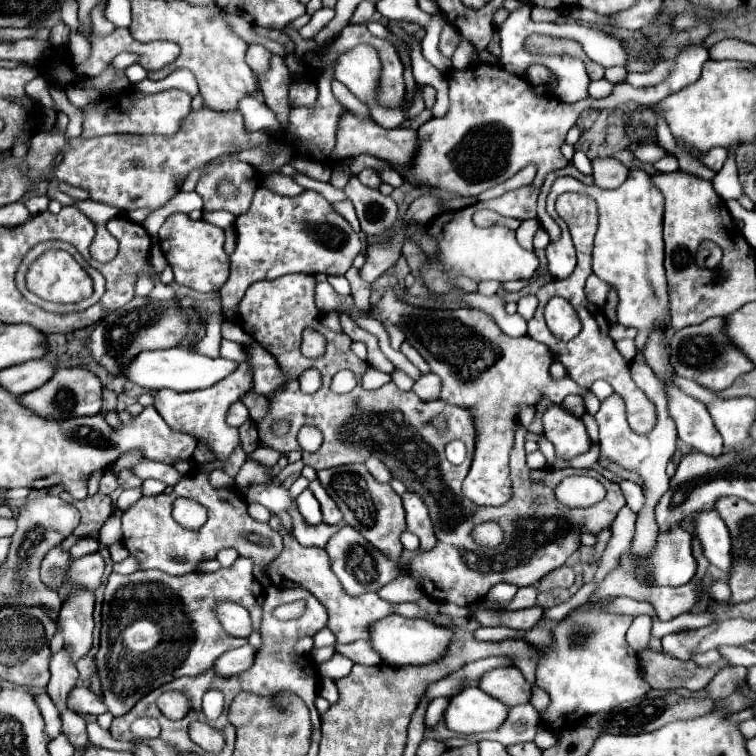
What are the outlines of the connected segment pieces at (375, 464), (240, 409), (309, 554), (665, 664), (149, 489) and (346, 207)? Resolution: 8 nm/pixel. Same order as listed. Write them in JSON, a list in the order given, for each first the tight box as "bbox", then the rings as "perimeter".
[{"bbox":[365,457,391,483],"perimeter":[[[369,457],[369,459],[365,461],[365,465],[367,465],[367,469],[371,471],[371,475],[373,475],[375,479],[379,479],[381,483],[389,483],[391,473],[387,471],[387,467],[385,467],[377,457]]]},{"bbox":[227,401,251,427],"perimeter":[[[240,401],[231,405],[229,415],[227,415],[227,423],[231,423],[231,427],[241,427],[247,421],[251,421],[249,409]]]},{"bbox":[267,519,395,643],"perimeter":[[[269,519],[269,525],[273,529],[279,529],[281,535],[283,535],[283,551],[279,555],[279,559],[275,559],[275,563],[271,563],[271,567],[267,567],[267,575],[273,579],[273,573],[277,573],[279,577],[283,579],[273,579],[275,585],[279,587],[303,587],[307,591],[311,591],[325,607],[327,607],[327,613],[329,613],[329,621],[327,621],[327,627],[333,631],[333,635],[337,637],[337,643],[353,643],[357,639],[371,639],[371,633],[369,633],[369,627],[389,615],[395,615],[395,603],[389,603],[389,601],[383,601],[377,593],[367,593],[367,595],[359,595],[359,597],[349,597],[339,579],[335,577],[335,573],[331,571],[331,565],[329,565],[329,559],[327,559],[327,551],[321,549],[321,547],[303,547],[297,543],[297,539],[293,535],[287,535],[285,529],[279,525],[277,519]]]},{"bbox":[639,651,729,691],"perimeter":[[[641,651],[639,653],[641,675],[653,689],[689,689],[699,691],[709,685],[715,673],[729,665],[725,657],[709,667],[701,667],[695,661],[677,661],[669,655],[655,653],[655,651]]]},{"bbox":[142,479,167,496],"perimeter":[[[147,479],[142,483],[142,494],[145,496],[158,495],[163,493],[167,485],[162,481]]]},{"bbox":[333,201,357,225],"perimeter":[[[343,201],[343,203],[337,203],[337,205],[333,205],[333,207],[335,207],[335,211],[339,211],[349,223],[357,225],[357,215],[355,215],[355,209],[353,209],[353,203],[351,203],[351,201]]]}]

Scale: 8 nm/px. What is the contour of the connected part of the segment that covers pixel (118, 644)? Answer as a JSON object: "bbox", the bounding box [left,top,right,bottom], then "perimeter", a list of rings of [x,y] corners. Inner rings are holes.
{"bbox":[95,557,265,717],"perimeter":[[[239,557],[229,569],[219,569],[217,573],[195,571],[183,577],[171,577],[163,571],[137,571],[133,575],[111,573],[107,579],[105,601],[103,601],[101,647],[95,655],[107,711],[113,717],[121,717],[127,711],[131,711],[131,707],[153,689],[183,675],[199,675],[199,671],[213,667],[213,663],[225,651],[247,644],[246,638],[232,637],[223,631],[213,609],[215,609],[215,603],[221,603],[221,601],[239,603],[249,612],[253,629],[259,631],[263,605],[261,593],[265,595],[265,591],[251,573],[253,573],[253,563],[251,559],[243,559],[243,557]]]}

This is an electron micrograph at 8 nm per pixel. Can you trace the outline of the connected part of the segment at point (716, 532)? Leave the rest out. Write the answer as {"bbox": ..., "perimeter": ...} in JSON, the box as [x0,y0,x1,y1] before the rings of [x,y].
{"bbox":[693,511,731,571],"perimeter":[[[701,511],[693,521],[693,535],[701,541],[705,557],[719,569],[731,571],[731,537],[717,511]]]}

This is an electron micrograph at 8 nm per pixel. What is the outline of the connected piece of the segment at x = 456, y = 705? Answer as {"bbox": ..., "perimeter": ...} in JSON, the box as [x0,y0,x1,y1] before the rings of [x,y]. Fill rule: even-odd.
{"bbox":[445,687,509,735],"perimeter":[[[465,687],[451,697],[445,711],[445,723],[459,735],[483,733],[497,729],[509,713],[509,705],[487,695],[479,687]]]}

